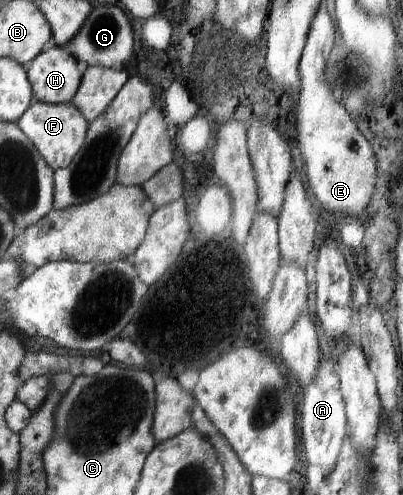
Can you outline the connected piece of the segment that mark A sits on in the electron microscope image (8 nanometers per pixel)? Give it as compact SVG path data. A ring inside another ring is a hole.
M320 357L319 368L311 380L311 384L303 389L301 400L301 438L305 445L305 457L307 464L319 466L325 476L329 476L337 464L337 458L341 454L341 444L347 435L348 420L340 391L338 371L335 370L335 362L332 359L325 360Z

